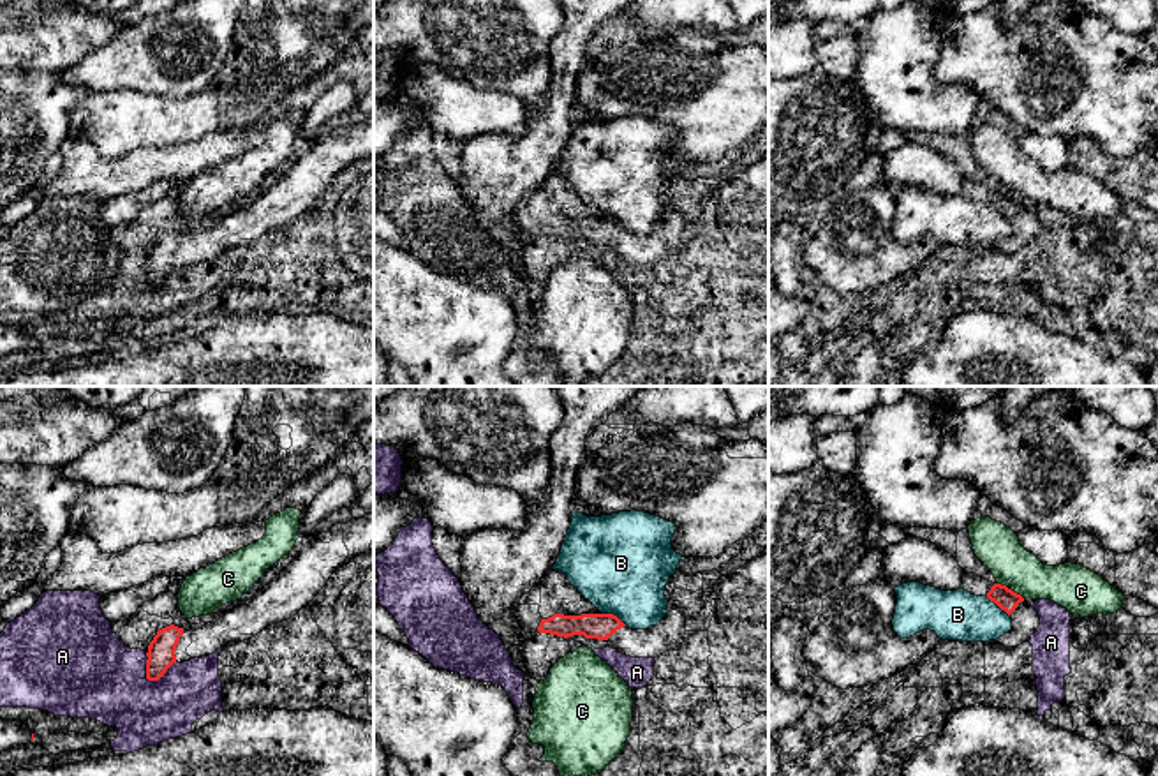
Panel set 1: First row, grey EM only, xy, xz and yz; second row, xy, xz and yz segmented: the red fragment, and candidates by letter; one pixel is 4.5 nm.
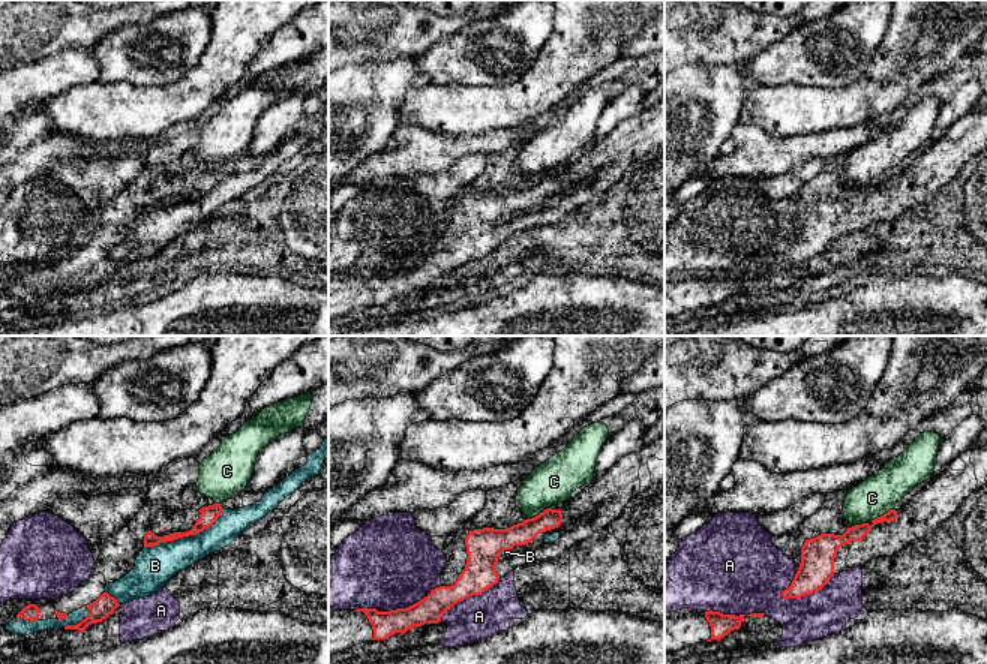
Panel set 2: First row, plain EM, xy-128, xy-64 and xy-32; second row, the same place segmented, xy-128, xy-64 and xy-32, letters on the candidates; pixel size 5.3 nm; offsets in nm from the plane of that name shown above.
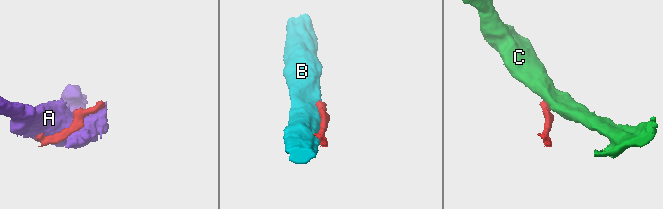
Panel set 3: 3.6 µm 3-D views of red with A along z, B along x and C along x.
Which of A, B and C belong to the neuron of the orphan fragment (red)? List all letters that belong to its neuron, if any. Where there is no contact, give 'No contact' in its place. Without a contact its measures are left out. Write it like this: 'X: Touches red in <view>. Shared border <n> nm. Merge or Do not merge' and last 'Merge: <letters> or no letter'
A: Touches red in xy. Shared border 170 nm. Do not merge
B: Touches red in xz. Shared border 130 nm. Do not merge
C: Touches red in yz. Shared border 80 nm. Do not merge
Merge: no letter

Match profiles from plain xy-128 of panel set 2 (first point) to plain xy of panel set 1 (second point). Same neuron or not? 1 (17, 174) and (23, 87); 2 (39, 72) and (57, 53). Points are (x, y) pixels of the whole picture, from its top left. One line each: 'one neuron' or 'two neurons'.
1: two neurons
2: two neurons

